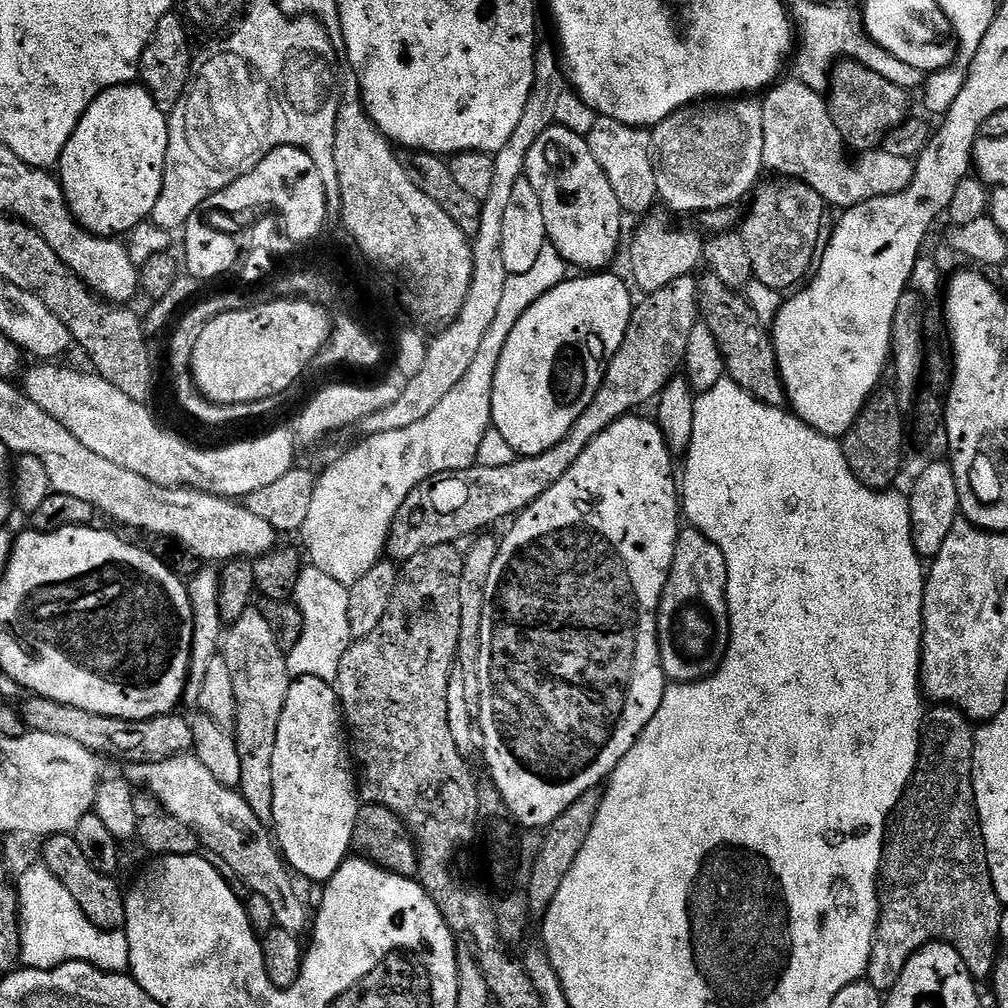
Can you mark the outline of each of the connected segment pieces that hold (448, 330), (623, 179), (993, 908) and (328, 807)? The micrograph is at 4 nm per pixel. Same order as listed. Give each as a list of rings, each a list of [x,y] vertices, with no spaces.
[[[541,43],[536,49],[534,76],[530,94],[526,98],[526,110],[522,110],[522,118],[518,118],[518,126],[514,126],[514,134],[510,134],[510,142],[506,142],[502,150],[494,153],[493,160],[496,161],[493,162],[492,168],[490,167],[490,194],[480,205],[480,225],[471,241],[472,281],[466,300],[462,302],[462,308],[455,320],[441,327],[436,337],[431,337],[426,363],[423,364],[422,370],[418,370],[418,374],[409,376],[403,381],[398,398],[394,398],[394,402],[390,402],[385,408],[378,409],[362,421],[362,428],[365,428],[368,436],[377,436],[390,430],[406,430],[406,426],[414,426],[414,422],[422,422],[422,418],[426,418],[426,414],[430,414],[430,410],[434,410],[434,406],[438,406],[438,402],[442,402],[442,398],[446,398],[446,394],[450,394],[450,390],[454,390],[454,386],[458,386],[458,382],[466,378],[466,370],[470,370],[470,362],[474,362],[474,354],[478,354],[478,346],[482,346],[482,338],[486,338],[486,330],[490,330],[490,325],[494,322],[494,313],[498,311],[502,290],[506,290],[506,282],[510,275],[502,262],[502,218],[506,218],[506,205],[510,203],[510,194],[514,194],[514,182],[518,182],[525,175],[529,150],[538,138],[542,137],[543,132],[554,124],[558,98],[562,97],[565,91],[566,81],[557,49],[553,45],[551,48],[550,45]]]
[[[601,116],[594,122],[593,129],[586,137],[590,150],[593,151],[594,158],[605,172],[605,176],[610,182],[610,190],[614,190],[614,195],[618,198],[623,211],[647,213],[653,203],[657,203],[656,179],[654,178],[654,162],[652,161],[652,133],[647,128],[635,128],[626,122],[618,122],[614,118]]]
[[[950,704],[929,707],[922,720],[920,761],[888,821],[884,838],[884,853],[880,859],[880,921],[872,943],[866,979],[879,992],[887,994],[898,982],[906,962],[919,948],[939,942],[954,946],[966,962],[966,970],[977,982],[991,977],[1000,948],[1000,917],[1002,905],[994,890],[986,862],[986,846],[980,829],[980,819],[974,798],[972,781],[973,725],[959,708]]]
[[[322,678],[293,679],[278,722],[271,827],[284,863],[297,877],[327,882],[349,859],[361,803],[335,687]]]

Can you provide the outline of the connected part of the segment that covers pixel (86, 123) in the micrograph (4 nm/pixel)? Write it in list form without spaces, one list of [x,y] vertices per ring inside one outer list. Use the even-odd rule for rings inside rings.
[[[133,82],[130,84],[123,84],[117,88],[107,88],[101,96],[94,98],[94,102],[88,107],[86,114],[82,114],[82,118],[78,122],[78,126],[70,138],[70,142],[66,142],[66,146],[60,155],[60,163],[58,165],[60,187],[64,190],[64,197],[68,199],[68,209],[72,211],[73,216],[76,218],[76,222],[82,225],[86,231],[93,232],[95,236],[120,238],[125,234],[130,233],[132,229],[138,227],[139,224],[147,221],[154,210],[154,202],[158,202],[158,194],[162,194],[162,182],[164,181],[167,149],[168,116],[156,105],[151,94],[139,83]]]

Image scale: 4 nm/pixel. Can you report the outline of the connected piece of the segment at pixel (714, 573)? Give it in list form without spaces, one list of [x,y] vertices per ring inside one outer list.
[[[691,526],[681,527],[678,538],[676,539],[674,562],[670,566],[670,574],[668,575],[666,586],[662,590],[660,608],[656,611],[656,626],[660,638],[662,670],[669,681],[678,684],[695,684],[698,680],[708,679],[719,668],[720,663],[723,662],[724,651],[728,649],[728,575],[726,574],[726,558],[722,558],[722,550],[718,550],[718,546],[714,542],[710,542],[710,538],[706,538],[706,534],[702,534]]]

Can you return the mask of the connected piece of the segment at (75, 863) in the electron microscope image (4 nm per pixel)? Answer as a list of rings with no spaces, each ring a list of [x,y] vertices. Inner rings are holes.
[[[72,834],[47,837],[43,844],[42,863],[70,890],[70,894],[74,896],[74,901],[78,902],[86,918],[102,931],[123,929],[126,922],[125,893],[122,888],[120,892],[119,886],[114,882],[115,879],[111,875],[104,875],[86,860],[86,856]]]

